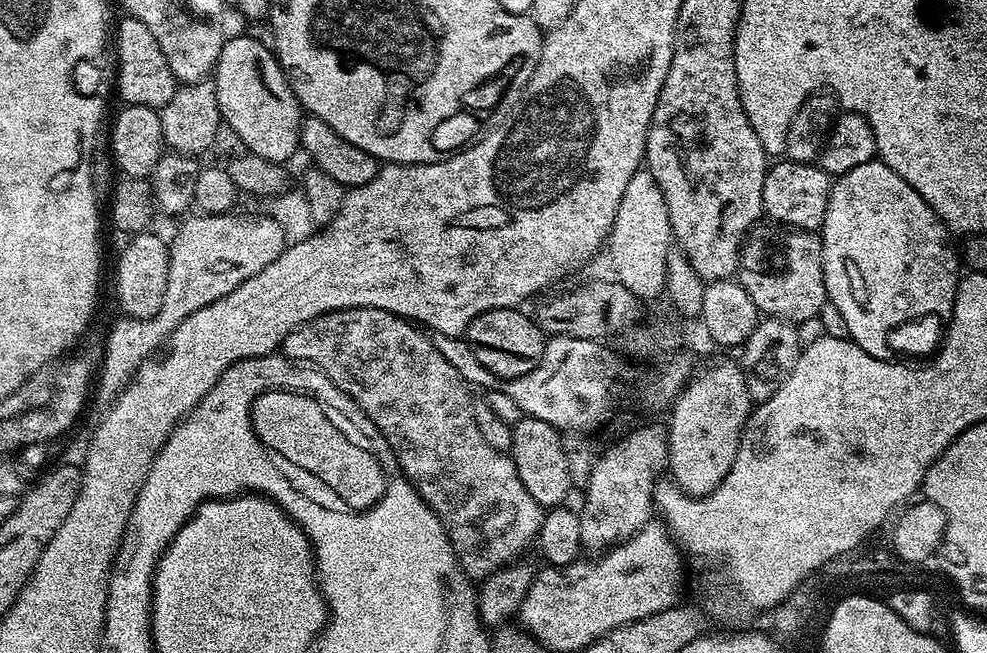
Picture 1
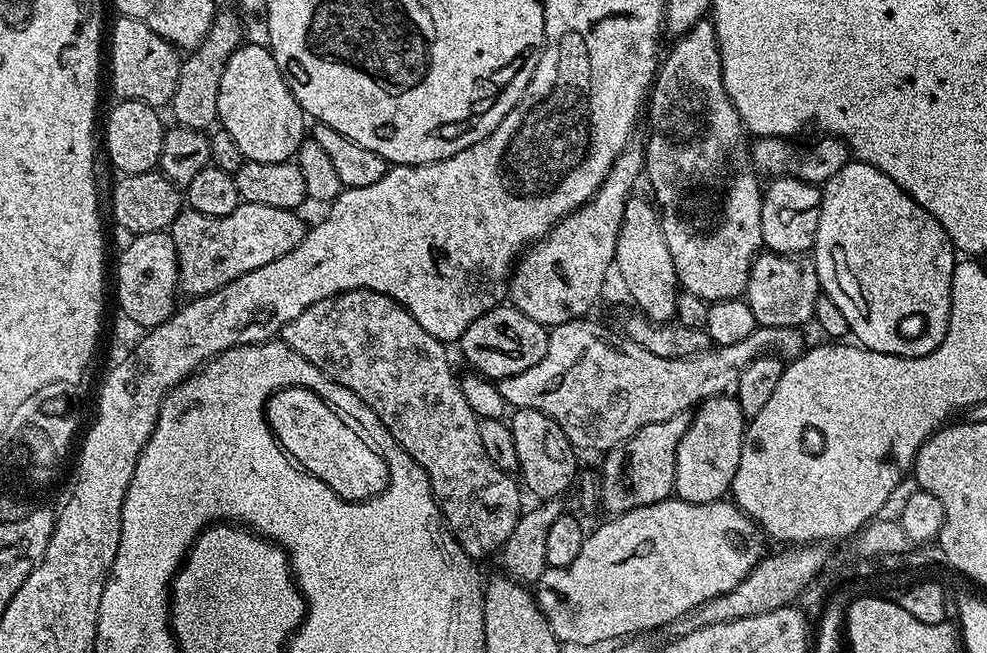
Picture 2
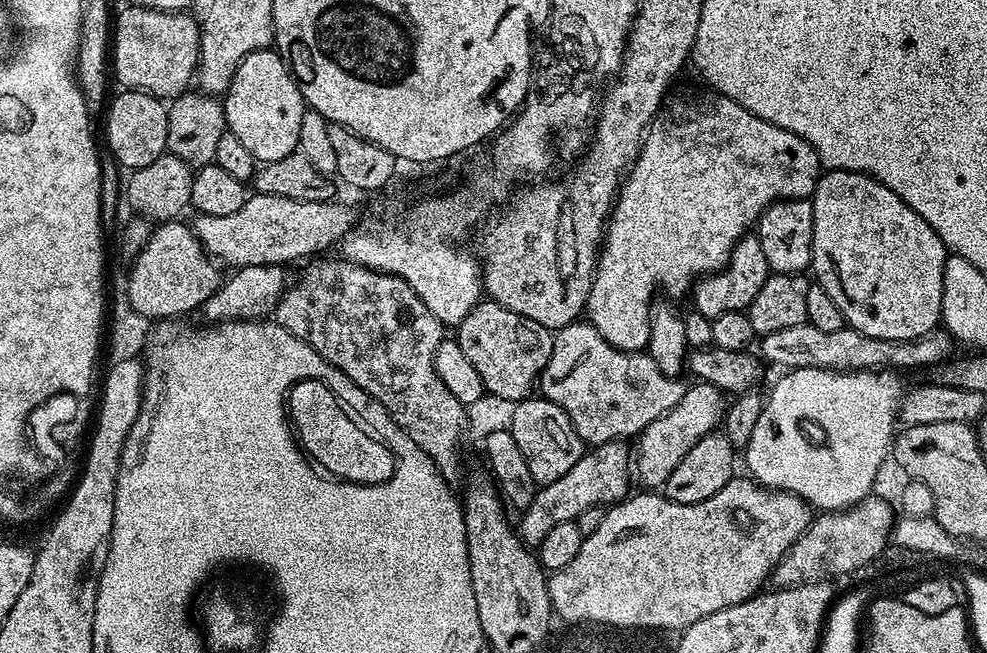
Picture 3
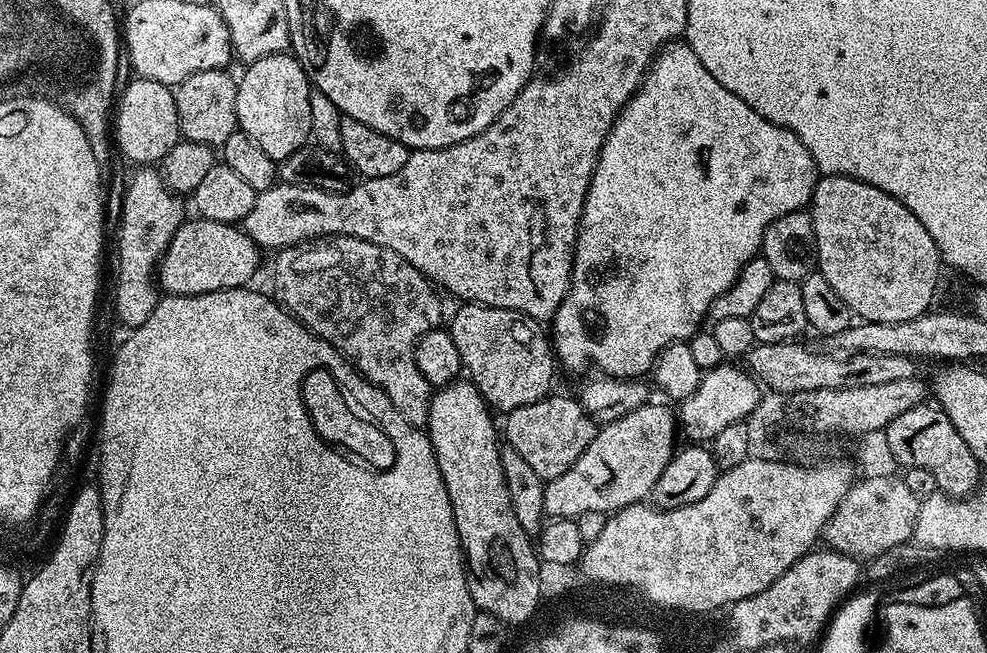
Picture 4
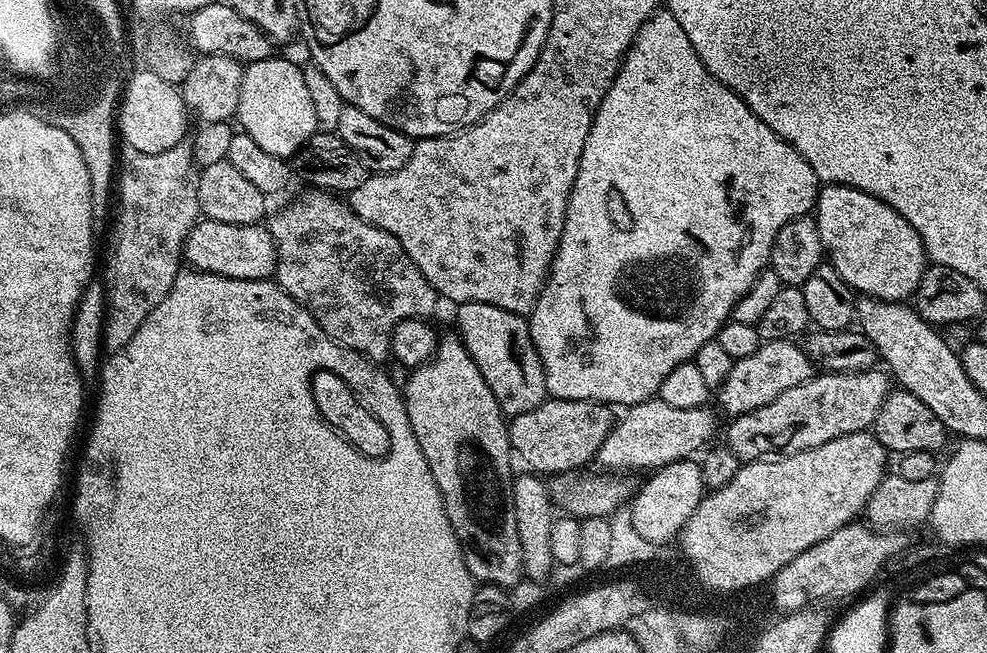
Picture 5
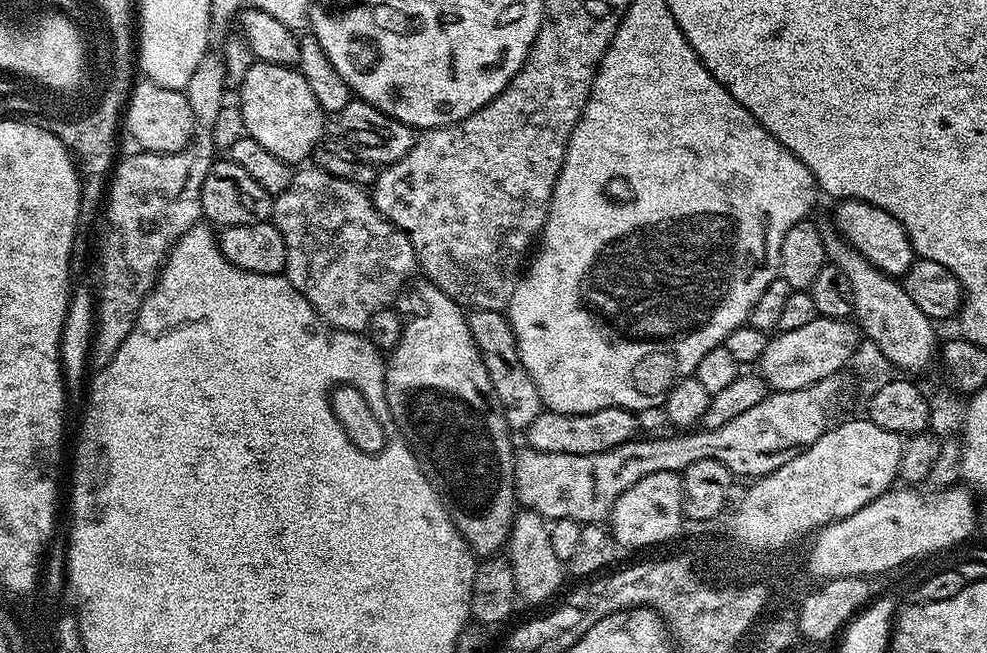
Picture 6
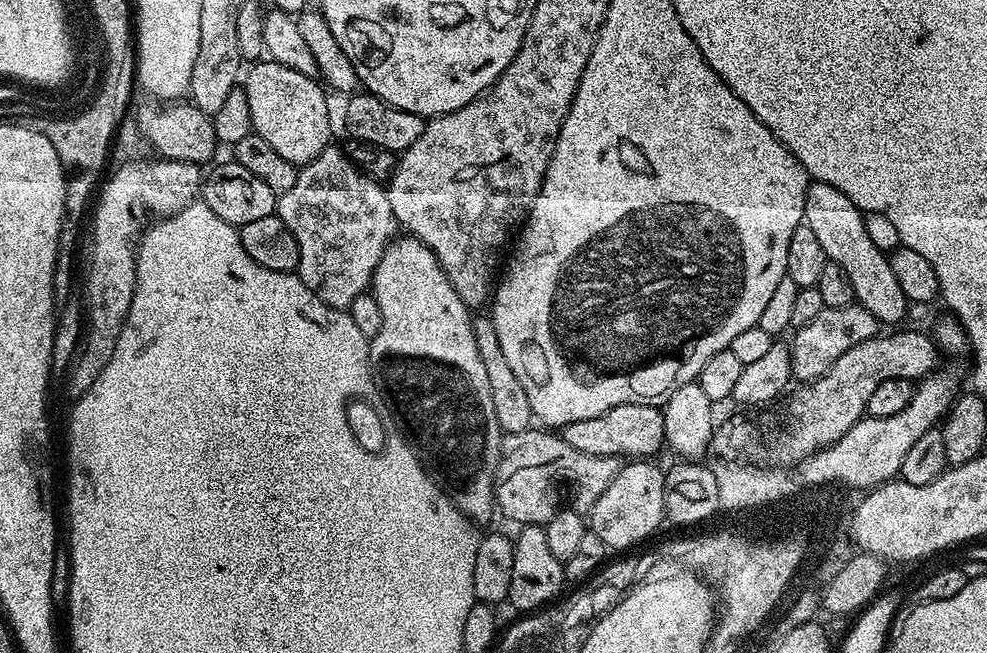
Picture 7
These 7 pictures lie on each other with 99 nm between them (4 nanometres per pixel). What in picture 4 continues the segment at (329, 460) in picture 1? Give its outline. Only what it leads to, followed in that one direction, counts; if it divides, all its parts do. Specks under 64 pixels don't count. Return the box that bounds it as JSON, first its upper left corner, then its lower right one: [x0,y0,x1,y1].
[300,368,396,470]

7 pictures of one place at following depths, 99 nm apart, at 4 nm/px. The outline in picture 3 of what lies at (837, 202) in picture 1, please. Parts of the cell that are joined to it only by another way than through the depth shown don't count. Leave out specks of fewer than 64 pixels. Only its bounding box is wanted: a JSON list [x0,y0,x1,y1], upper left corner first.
[810,168,950,340]

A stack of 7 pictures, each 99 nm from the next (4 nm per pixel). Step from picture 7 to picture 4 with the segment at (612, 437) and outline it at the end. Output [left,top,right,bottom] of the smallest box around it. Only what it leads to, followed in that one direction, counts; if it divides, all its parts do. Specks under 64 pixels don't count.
[502,394,597,482]

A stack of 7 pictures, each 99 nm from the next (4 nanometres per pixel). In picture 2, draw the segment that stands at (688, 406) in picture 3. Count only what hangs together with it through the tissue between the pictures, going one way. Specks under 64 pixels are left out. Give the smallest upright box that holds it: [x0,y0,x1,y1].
[600,411,693,513]

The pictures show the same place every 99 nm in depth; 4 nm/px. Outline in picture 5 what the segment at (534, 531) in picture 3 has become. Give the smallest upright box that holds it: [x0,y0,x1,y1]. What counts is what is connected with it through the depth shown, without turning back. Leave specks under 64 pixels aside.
[598,398,717,474]

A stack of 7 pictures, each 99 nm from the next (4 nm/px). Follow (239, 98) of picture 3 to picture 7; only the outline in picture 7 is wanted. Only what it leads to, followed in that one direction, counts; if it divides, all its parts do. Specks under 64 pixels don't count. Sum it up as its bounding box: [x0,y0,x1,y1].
[242,58,332,166]

